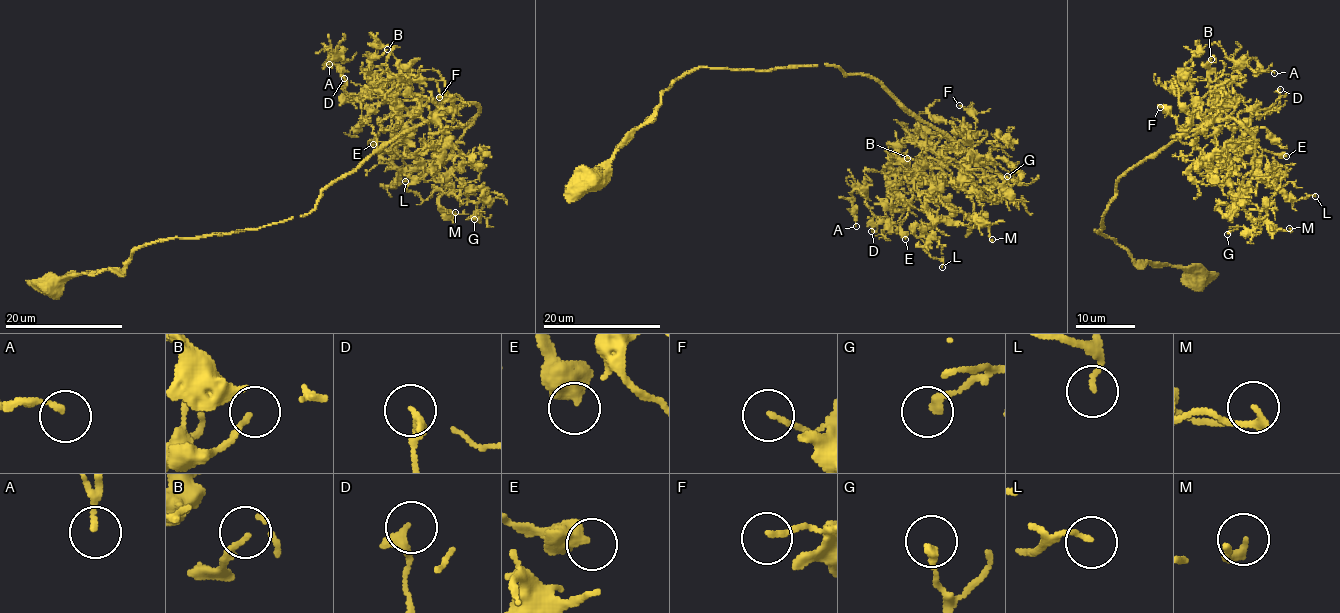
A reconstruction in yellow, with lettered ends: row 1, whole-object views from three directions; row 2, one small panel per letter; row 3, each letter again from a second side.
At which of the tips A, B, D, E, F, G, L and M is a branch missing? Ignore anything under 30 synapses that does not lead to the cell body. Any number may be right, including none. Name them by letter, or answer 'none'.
none

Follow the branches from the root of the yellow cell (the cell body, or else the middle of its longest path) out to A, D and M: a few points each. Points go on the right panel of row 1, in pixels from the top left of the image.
A: (1196, 276), (1136, 261), (1095, 230), (1118, 180), (1200, 131), (1245, 64), (1254, 59), (1274, 73)
D: (1196, 276), (1095, 230), (1118, 180), (1227, 118), (1253, 142), (1218, 168), (1240, 159), (1238, 115), (1280, 89)
M: (1196, 276), (1095, 230), (1180, 135), (1234, 119), (1244, 177), (1267, 176), (1244, 199), (1289, 228)

